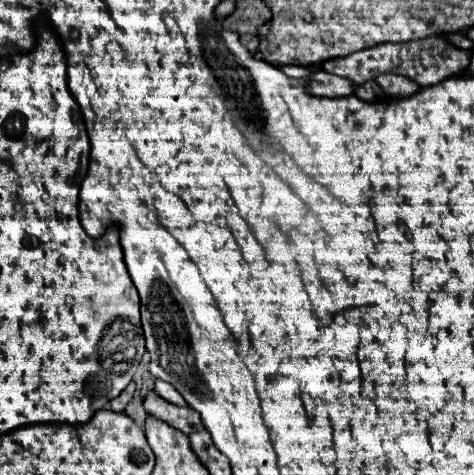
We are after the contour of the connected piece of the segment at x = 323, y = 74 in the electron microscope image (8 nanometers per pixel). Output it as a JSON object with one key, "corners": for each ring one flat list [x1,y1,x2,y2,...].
{"corners":[[318,70,310,76,308,80,308,90,314,96,326,96,326,98,342,98,342,96,352,96,354,94,354,84,346,78,328,74,326,70]]}

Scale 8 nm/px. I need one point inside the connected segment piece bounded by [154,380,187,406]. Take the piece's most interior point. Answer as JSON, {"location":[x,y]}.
{"location":[167,391]}

